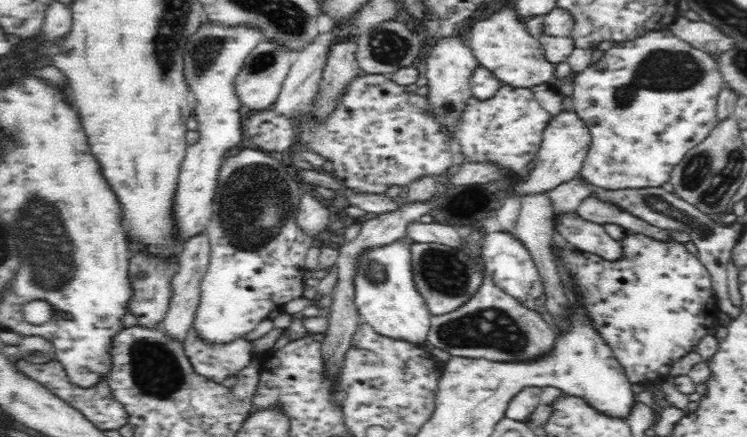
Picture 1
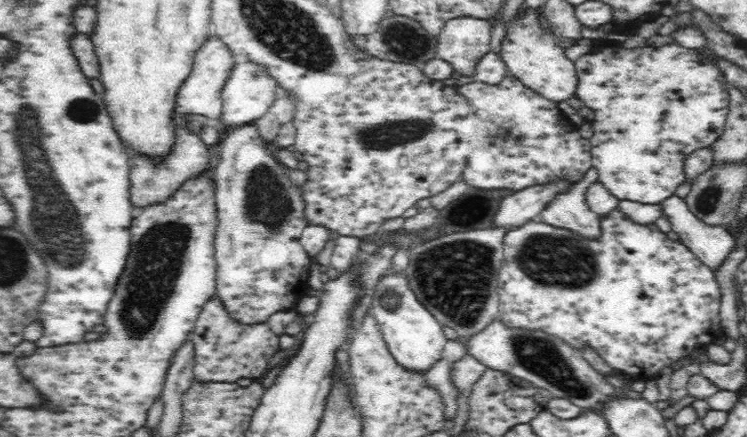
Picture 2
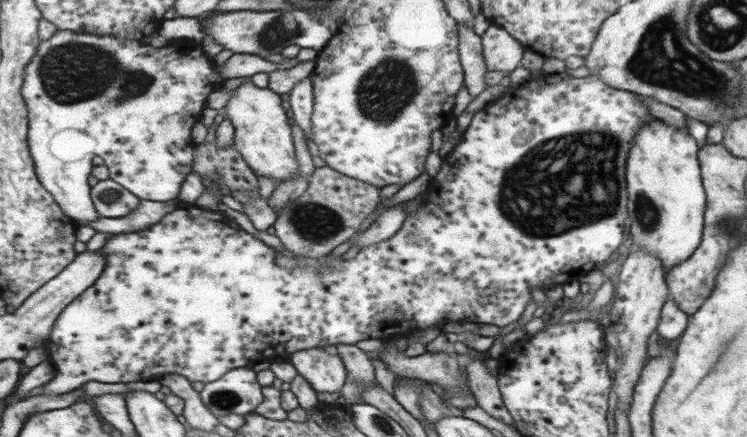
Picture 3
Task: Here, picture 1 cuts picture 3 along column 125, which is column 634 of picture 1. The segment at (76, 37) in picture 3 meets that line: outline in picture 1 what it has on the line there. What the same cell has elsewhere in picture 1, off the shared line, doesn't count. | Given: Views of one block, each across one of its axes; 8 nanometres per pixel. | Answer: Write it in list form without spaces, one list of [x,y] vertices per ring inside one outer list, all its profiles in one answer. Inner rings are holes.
[[[651,30],[631,41],[614,44],[604,51],[600,60],[578,74],[574,80],[571,94],[574,110],[592,133],[591,148],[580,174],[587,179],[590,187],[608,190],[661,187],[669,182],[672,166],[716,126],[719,119],[716,95],[722,82],[719,62],[709,53],[679,39],[671,30]]]

